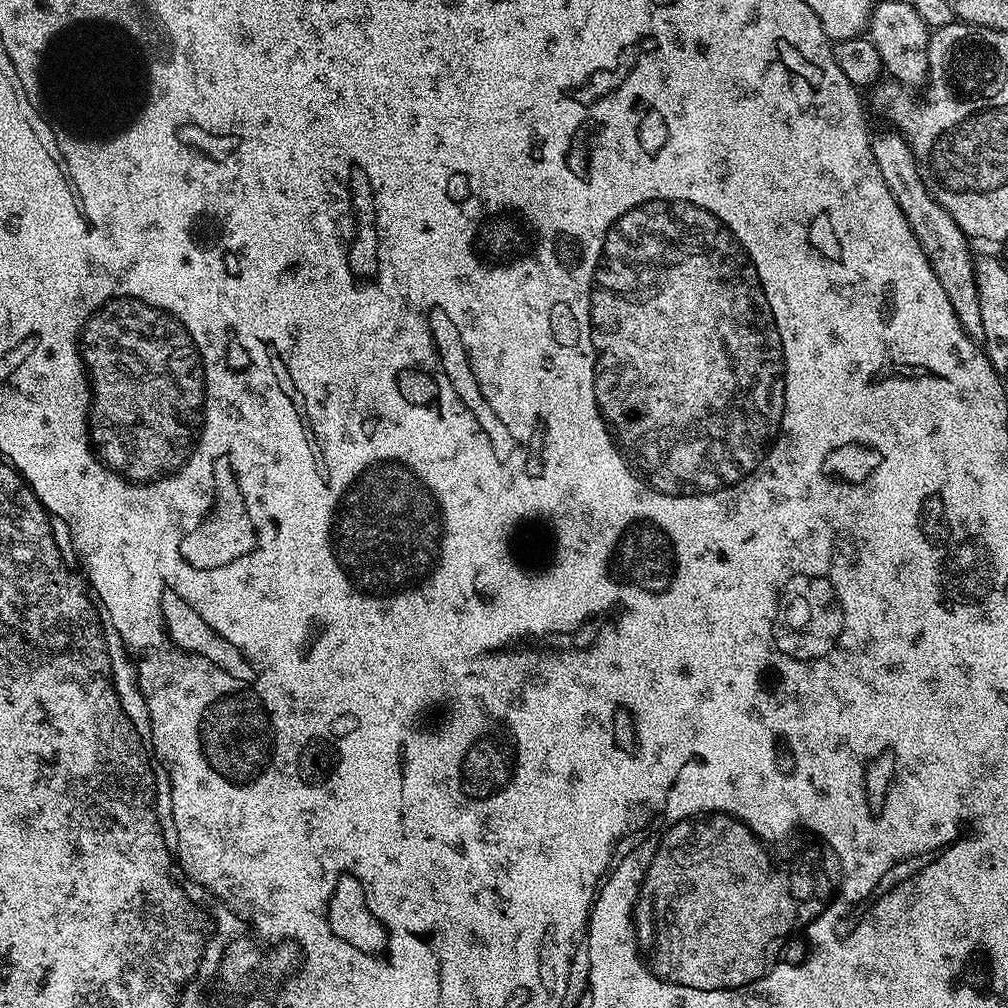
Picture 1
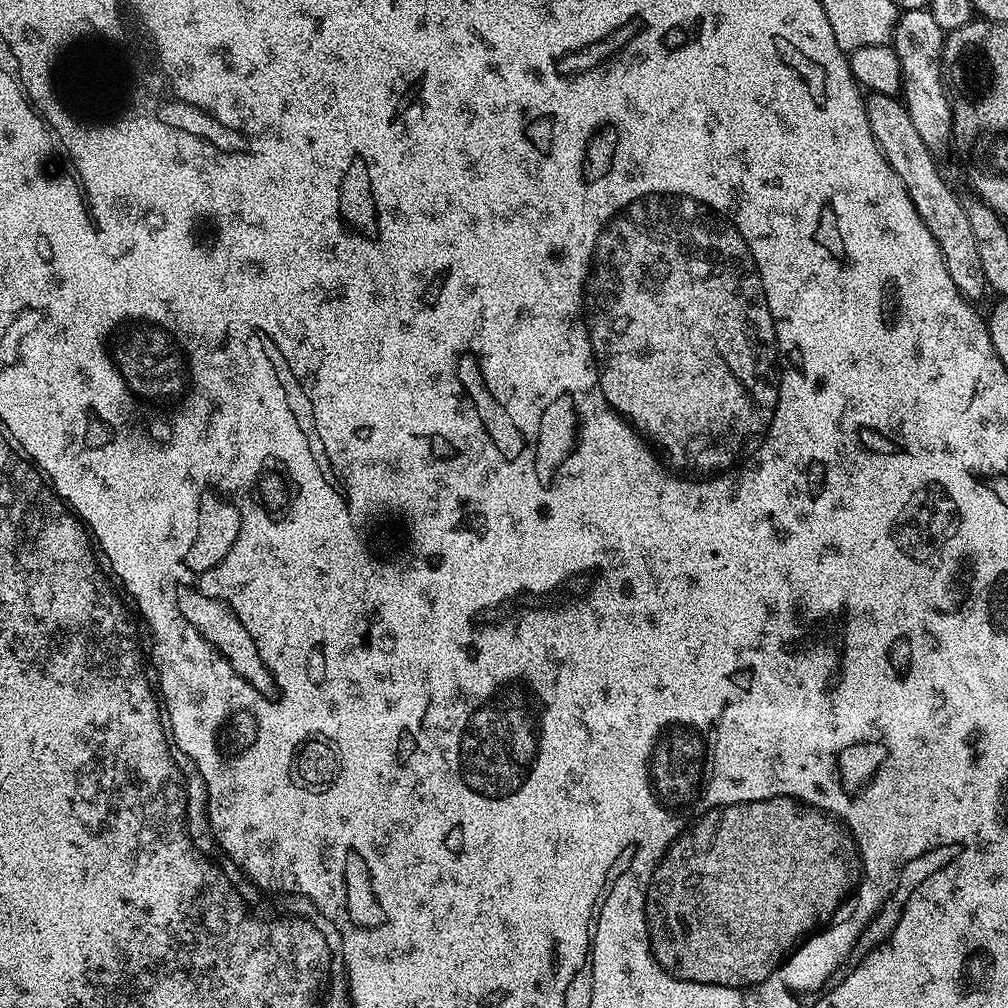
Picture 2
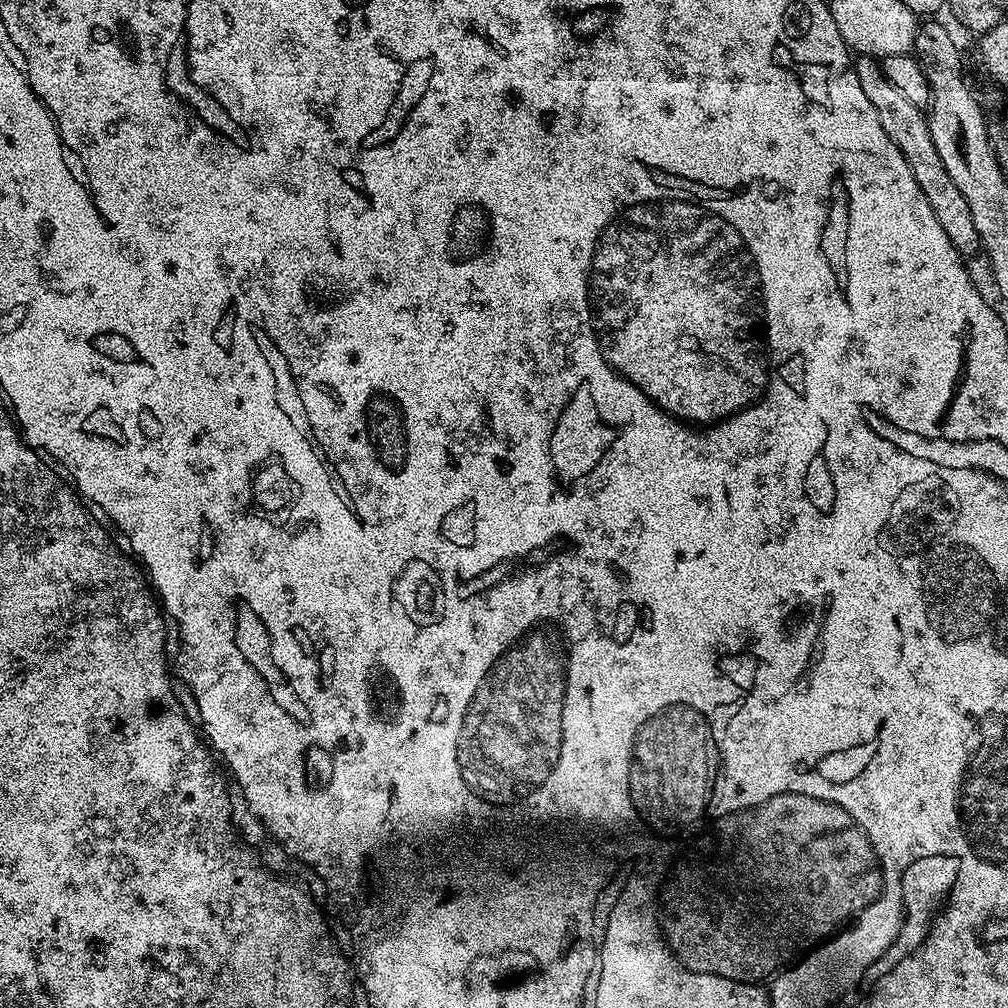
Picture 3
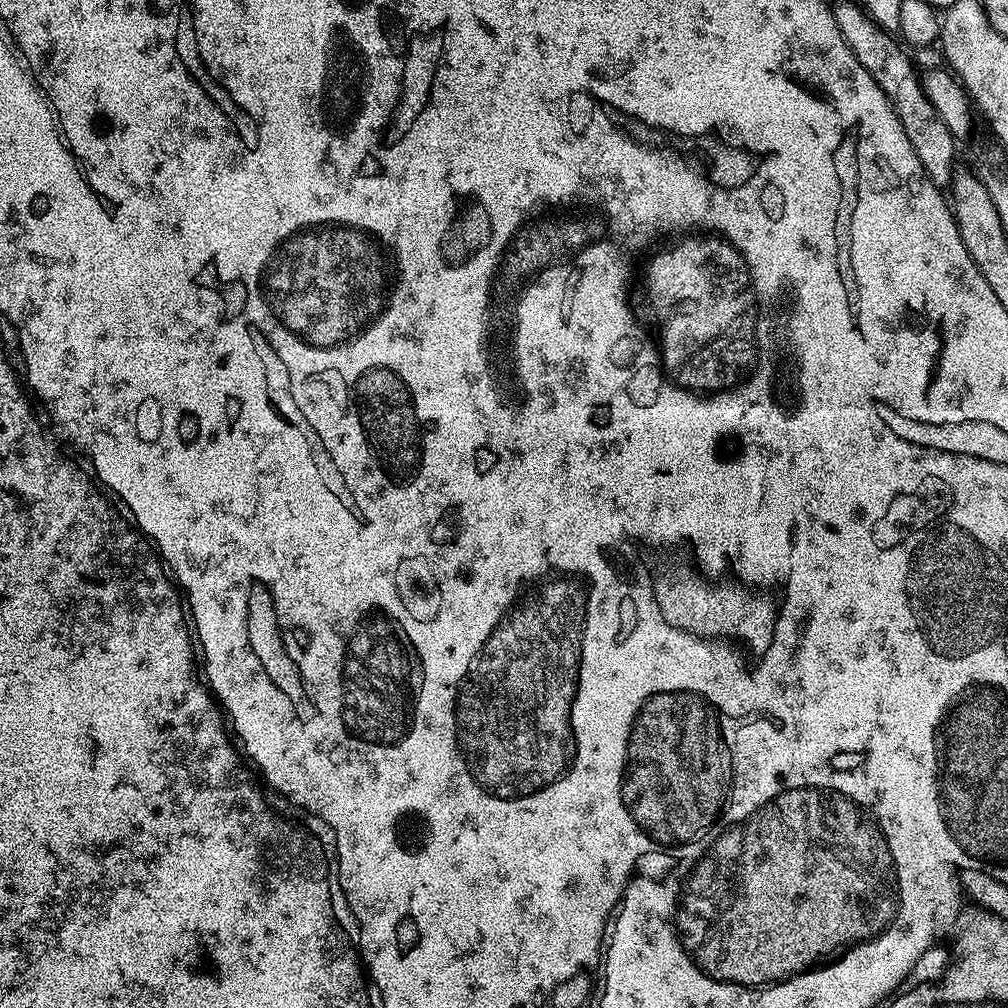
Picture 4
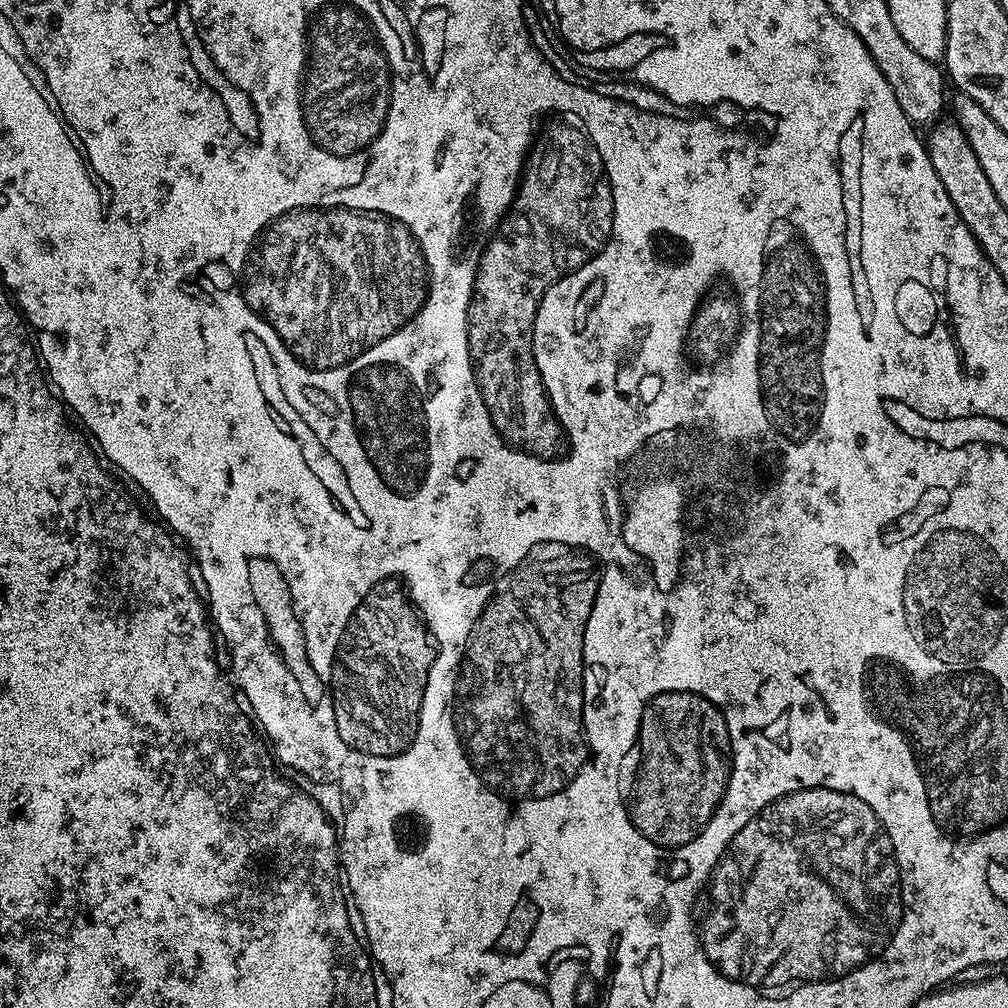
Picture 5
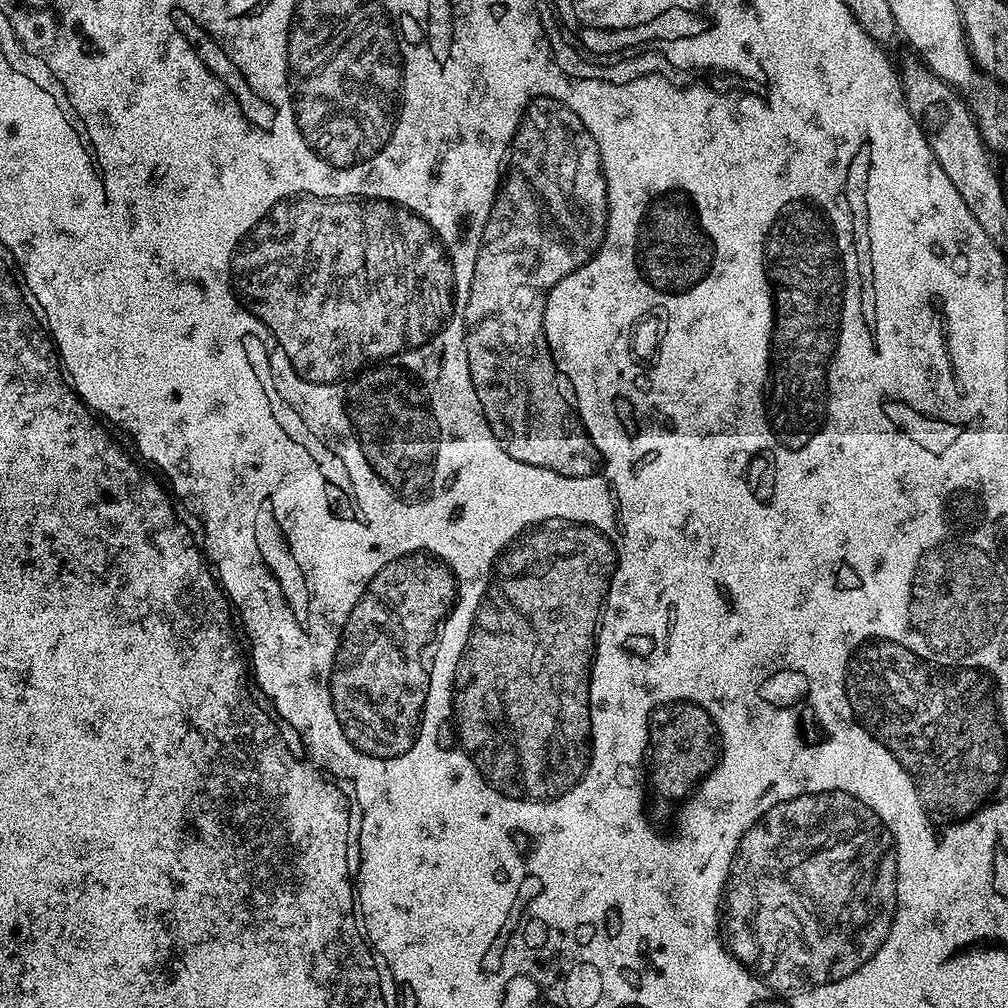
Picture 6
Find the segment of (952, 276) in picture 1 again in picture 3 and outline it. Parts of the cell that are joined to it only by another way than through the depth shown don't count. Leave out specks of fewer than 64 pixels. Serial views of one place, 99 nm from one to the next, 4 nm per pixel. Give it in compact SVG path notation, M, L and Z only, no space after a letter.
M857 55L854 67L858 82L862 82L862 90L865 92L866 98L870 98L870 106L874 106L874 110L878 110L878 122L882 122L882 130L886 130L886 134L890 134L890 138L898 146L898 150L902 150L918 186L922 186L922 194L926 194L926 202L930 202L930 210L934 210L934 218L938 218L938 222L942 222L942 230L946 230L946 238L950 238L952 245L965 258L971 258L975 252L979 253L981 251L980 239L978 230L974 230L974 218L970 215L970 206L966 206L966 198L962 198L962 190L958 190L958 186L954 186L954 178L950 178L950 174L946 174L946 166L942 166L942 158L936 149L932 132L928 129L927 115L918 106L912 105L906 99L906 94L902 94L902 90L898 90L898 86L894 86L888 81L881 61L877 57Z

